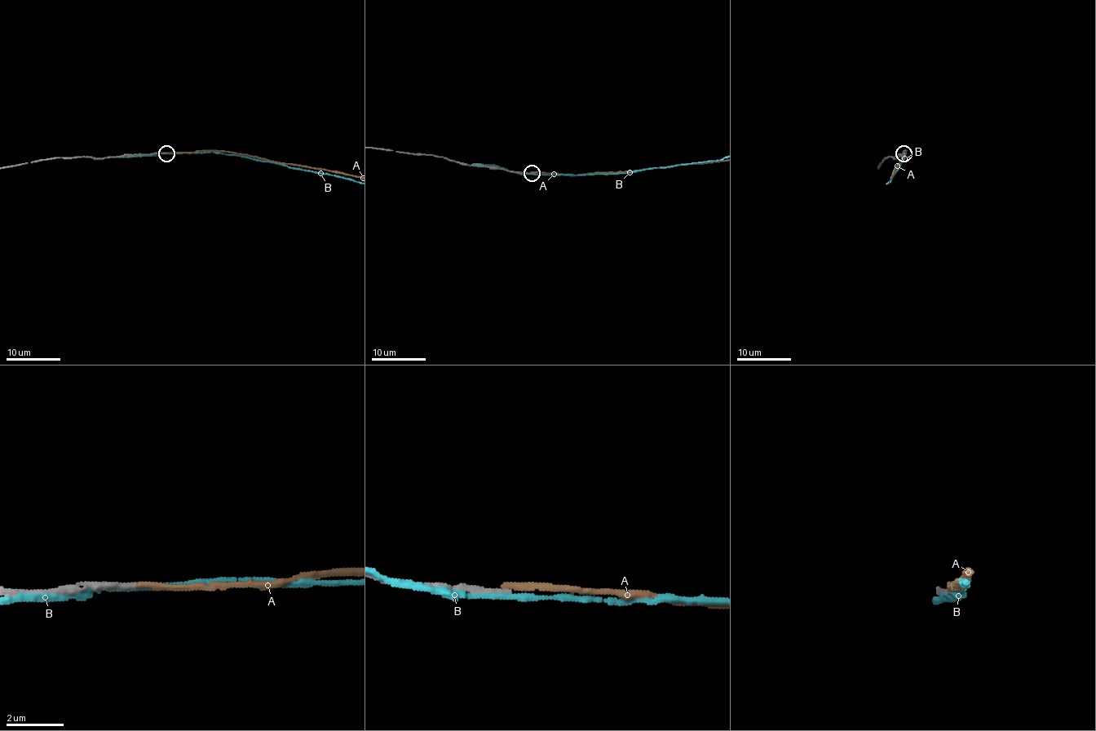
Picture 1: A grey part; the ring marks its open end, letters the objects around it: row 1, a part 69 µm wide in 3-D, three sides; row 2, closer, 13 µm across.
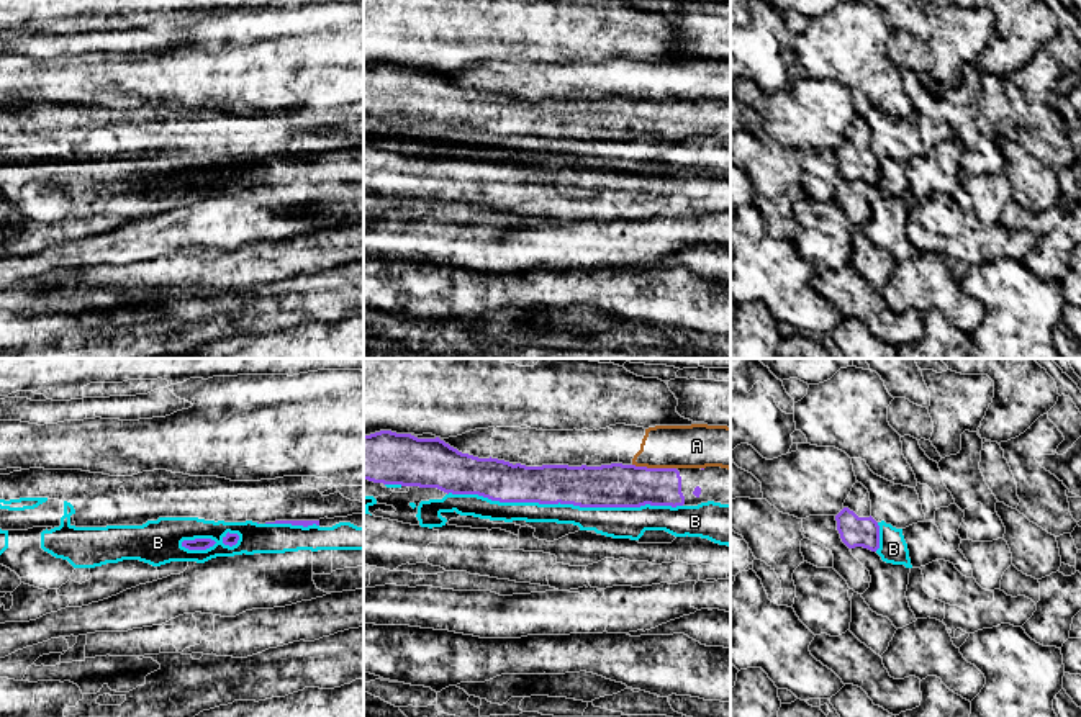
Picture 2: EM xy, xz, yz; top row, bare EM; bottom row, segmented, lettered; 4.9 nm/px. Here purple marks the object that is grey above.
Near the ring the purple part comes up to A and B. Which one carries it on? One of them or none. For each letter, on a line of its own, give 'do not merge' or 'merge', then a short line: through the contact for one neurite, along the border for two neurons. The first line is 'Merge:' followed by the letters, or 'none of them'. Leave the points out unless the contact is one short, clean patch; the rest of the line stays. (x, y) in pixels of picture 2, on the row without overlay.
Merge: none of them
A: do not merge
B: do not merge

